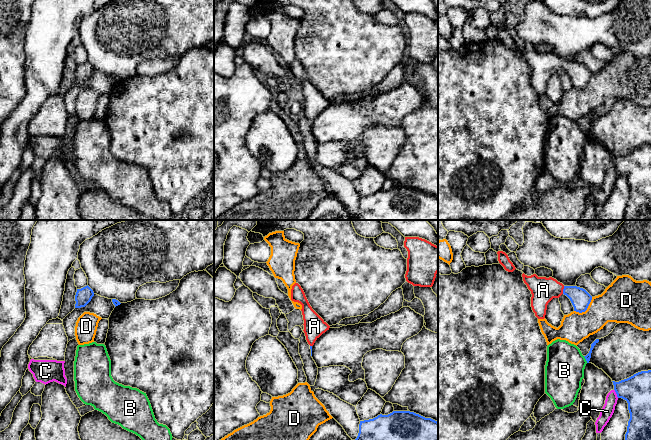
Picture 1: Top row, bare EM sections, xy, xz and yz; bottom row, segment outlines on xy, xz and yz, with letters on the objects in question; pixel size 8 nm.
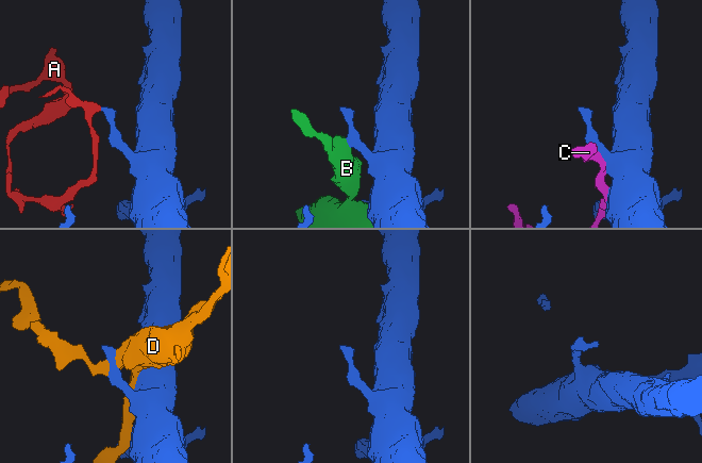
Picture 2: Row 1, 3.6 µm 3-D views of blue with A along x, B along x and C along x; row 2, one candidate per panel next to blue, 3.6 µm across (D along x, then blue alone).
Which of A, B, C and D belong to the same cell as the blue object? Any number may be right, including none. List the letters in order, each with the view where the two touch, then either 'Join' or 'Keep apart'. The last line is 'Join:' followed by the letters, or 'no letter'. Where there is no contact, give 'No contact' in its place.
A: Touches blue in yz. Join
B: Touches blue in yz. Keep apart
C: Touches blue in yz. Keep apart
D: Touches blue in yz. Keep apart
Join: A

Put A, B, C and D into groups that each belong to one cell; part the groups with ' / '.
A / B / C / D

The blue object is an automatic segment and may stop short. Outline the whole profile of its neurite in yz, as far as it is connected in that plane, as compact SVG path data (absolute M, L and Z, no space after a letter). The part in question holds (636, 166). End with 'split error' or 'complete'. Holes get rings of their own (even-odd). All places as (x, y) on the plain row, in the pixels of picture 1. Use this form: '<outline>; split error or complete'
M651 146L612 158L617 173L627 177L630 189L624 220L651 220Z; complete

